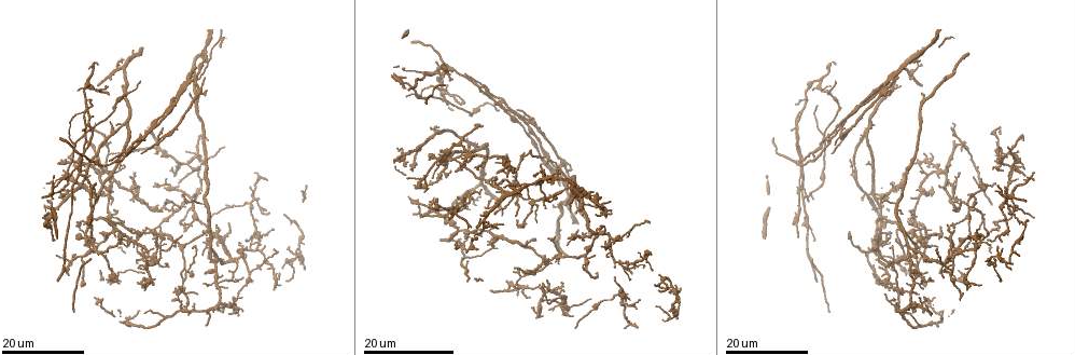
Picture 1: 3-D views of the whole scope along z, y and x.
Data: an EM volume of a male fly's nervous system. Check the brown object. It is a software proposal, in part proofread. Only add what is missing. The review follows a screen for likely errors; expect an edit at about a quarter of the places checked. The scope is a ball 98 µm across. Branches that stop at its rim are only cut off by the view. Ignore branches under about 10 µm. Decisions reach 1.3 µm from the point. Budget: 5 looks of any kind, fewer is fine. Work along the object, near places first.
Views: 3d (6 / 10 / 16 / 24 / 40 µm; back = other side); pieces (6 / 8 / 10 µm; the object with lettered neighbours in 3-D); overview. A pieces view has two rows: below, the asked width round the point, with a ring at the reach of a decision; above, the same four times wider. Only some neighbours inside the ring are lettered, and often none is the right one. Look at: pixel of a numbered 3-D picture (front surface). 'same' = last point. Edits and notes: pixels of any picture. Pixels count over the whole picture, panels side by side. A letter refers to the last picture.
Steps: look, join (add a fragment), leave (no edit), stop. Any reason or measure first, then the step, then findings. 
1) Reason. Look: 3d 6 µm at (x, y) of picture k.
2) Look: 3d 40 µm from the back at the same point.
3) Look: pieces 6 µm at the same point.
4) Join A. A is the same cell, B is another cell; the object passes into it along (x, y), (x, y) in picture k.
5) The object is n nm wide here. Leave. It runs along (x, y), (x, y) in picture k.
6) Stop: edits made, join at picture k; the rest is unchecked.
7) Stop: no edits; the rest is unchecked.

Look: 3d 24 µm at (108, 95) of picture 1.

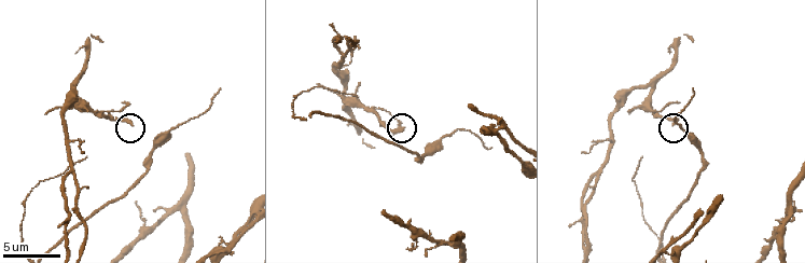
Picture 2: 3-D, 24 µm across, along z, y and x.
Look: pieces 8 µm at (402, 128) of picture 2.

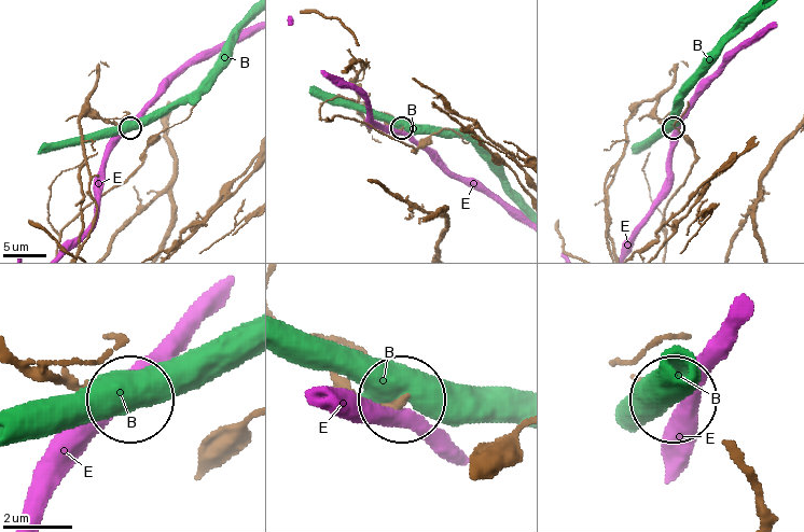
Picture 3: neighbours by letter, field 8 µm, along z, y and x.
Leave. B and E are other cells; no lettered fragment goes on from it.

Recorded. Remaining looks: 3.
Thin end. Look: 3d 16 µm at (475, 155) of picture 1.

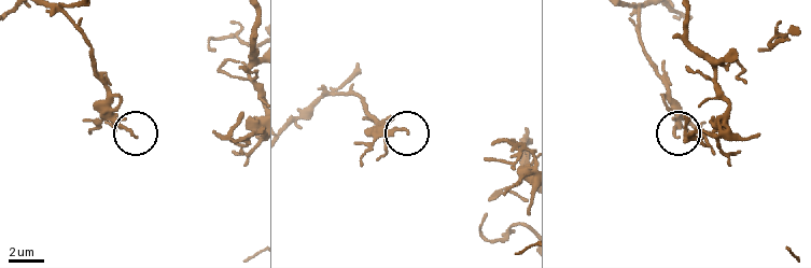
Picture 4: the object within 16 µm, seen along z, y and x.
See the neighbours. Look: pieces 8 µm at (136, 137) of picture 4.

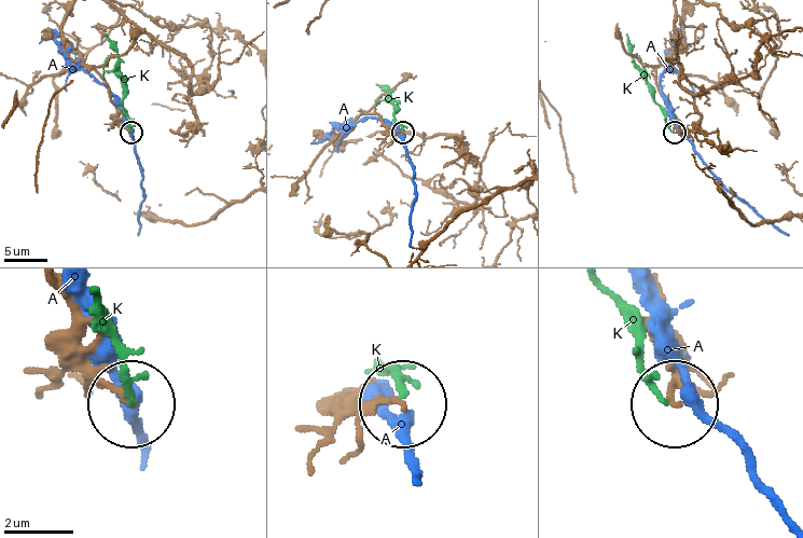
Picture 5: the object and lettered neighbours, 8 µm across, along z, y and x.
Leave. A and K are other cells; it runs along (683, 14), (682, 41), (656, 67), (656, 84), (675, 132) in picture 5; no lettered fragment goes on from it.

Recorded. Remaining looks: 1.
Stop: no edits; the rest is unchecked.

